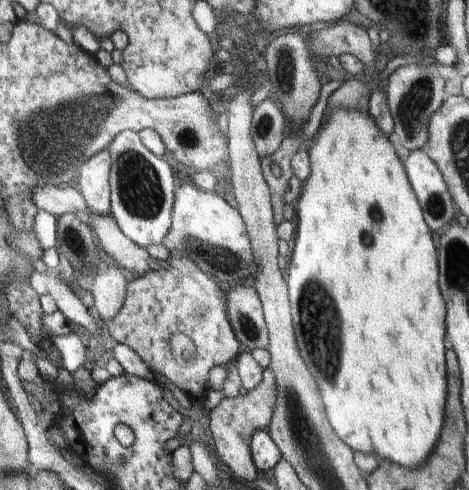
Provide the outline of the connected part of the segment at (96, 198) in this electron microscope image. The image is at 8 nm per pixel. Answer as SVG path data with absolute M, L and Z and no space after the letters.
M101 150L91 156L77 170L75 190L85 202L91 216L109 216L111 212L111 192L109 192L109 150Z

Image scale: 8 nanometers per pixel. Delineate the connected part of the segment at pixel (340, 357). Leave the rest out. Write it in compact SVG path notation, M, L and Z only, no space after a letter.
M335 108L327 122L321 122L313 144L307 152L309 156L309 178L303 182L301 196L295 200L293 208L297 214L295 226L295 246L291 250L289 268L287 268L287 296L291 308L293 334L297 340L299 356L313 376L319 398L323 402L323 410L333 434L351 450L361 454L373 454L377 460L387 460L389 464L397 464L399 468L419 468L425 460L429 460L435 442L439 442L439 432L443 426L445 412L445 396L447 396L447 378L445 378L445 302L439 292L439 264L437 250L431 240L431 232L423 222L421 208L409 188L405 170L391 146L389 138L385 138L369 114L355 112L349 108Z

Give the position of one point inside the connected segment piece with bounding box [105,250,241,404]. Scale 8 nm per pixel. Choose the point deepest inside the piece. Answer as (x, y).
(177, 299)

